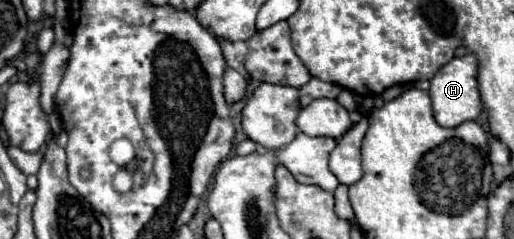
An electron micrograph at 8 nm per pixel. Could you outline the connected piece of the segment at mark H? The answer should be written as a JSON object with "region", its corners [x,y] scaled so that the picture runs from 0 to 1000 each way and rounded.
{"region":[[[905,226],[897,243],[881,243],[870,259],[839,335],[835,402],[842,427],[842,477],[854,527],[881,536],[897,510],[924,502],[940,452],[932,368],[928,368],[928,243],[920,226]]]}

